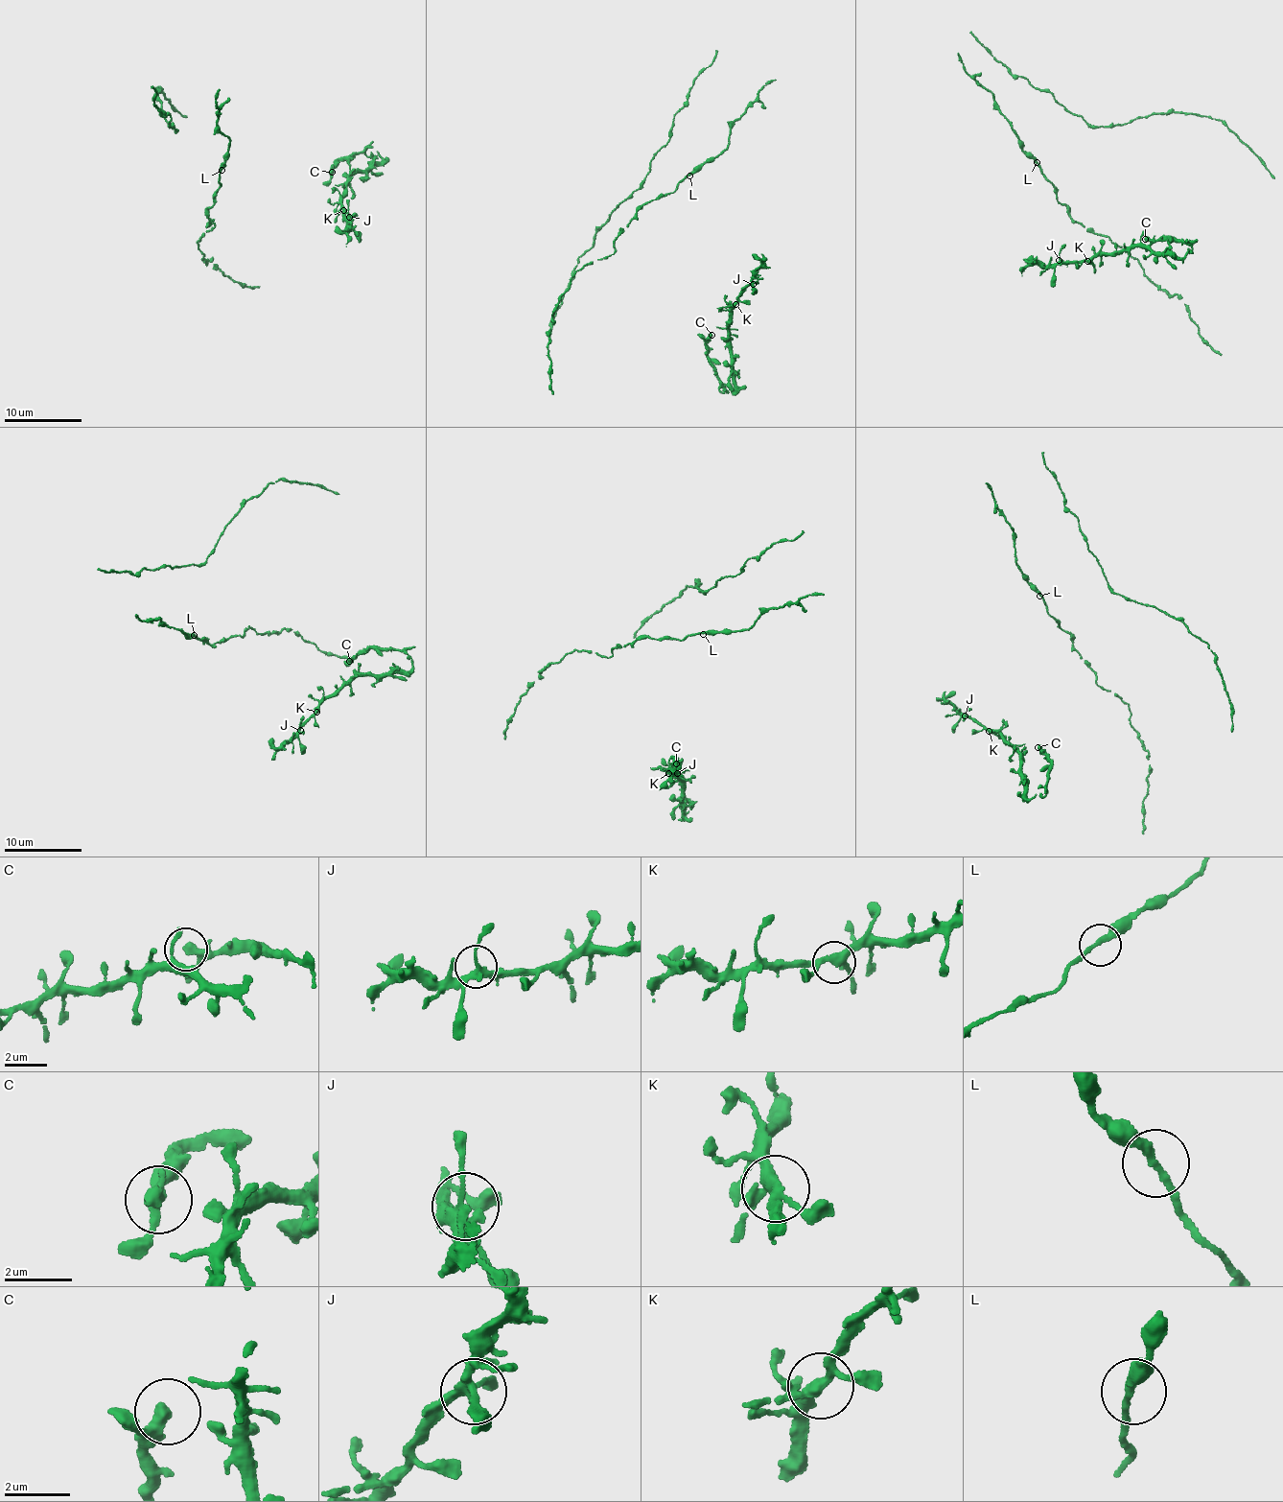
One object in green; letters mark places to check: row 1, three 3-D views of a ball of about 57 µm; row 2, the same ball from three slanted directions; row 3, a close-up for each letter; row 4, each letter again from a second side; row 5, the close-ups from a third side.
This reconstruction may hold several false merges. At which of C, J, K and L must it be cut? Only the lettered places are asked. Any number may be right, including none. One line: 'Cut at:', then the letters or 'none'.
Cut at: none

